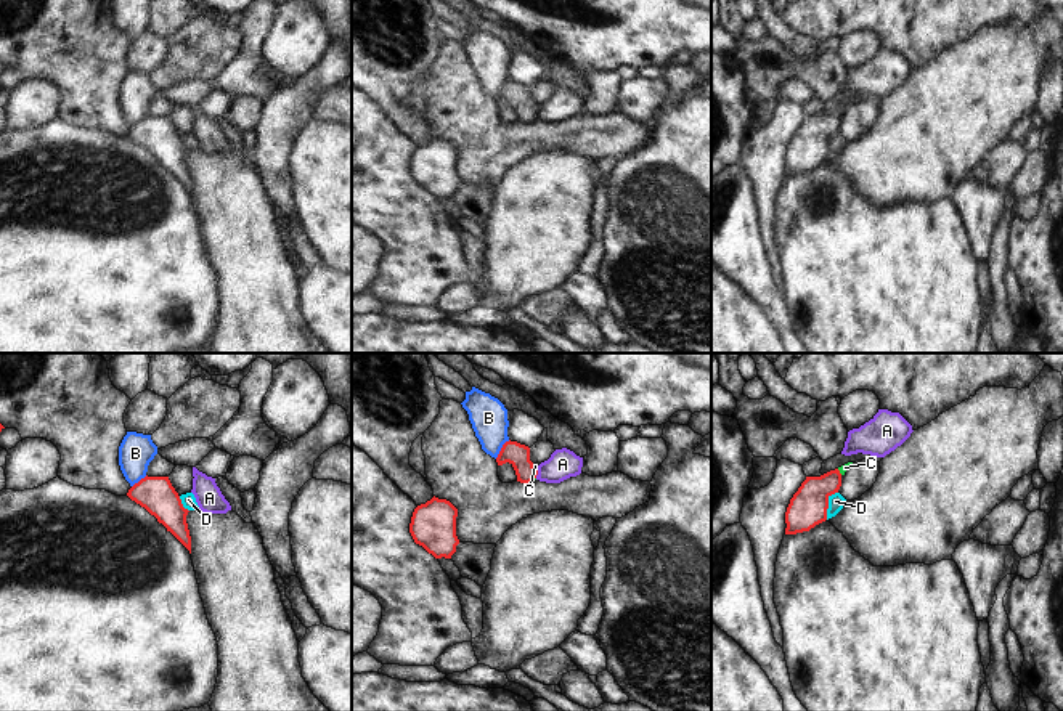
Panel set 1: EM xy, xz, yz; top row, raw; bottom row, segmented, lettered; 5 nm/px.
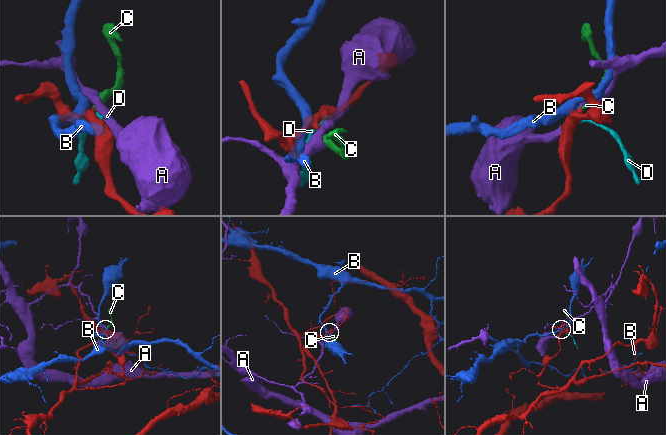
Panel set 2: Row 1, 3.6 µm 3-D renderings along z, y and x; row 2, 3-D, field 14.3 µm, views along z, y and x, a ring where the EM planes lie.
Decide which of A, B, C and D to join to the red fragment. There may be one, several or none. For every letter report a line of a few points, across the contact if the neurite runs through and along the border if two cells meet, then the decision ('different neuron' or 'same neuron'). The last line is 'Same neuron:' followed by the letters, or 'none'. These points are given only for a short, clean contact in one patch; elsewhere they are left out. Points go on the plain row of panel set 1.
A: line xz (538, 109), (535, 117); different neuron
B: different neuron
C: line xz (514, 93), (533, 108), (535, 106); same neuron
D: line yz (837, 132), (829, 138), (826, 159); different neuron
Same neuron: C

